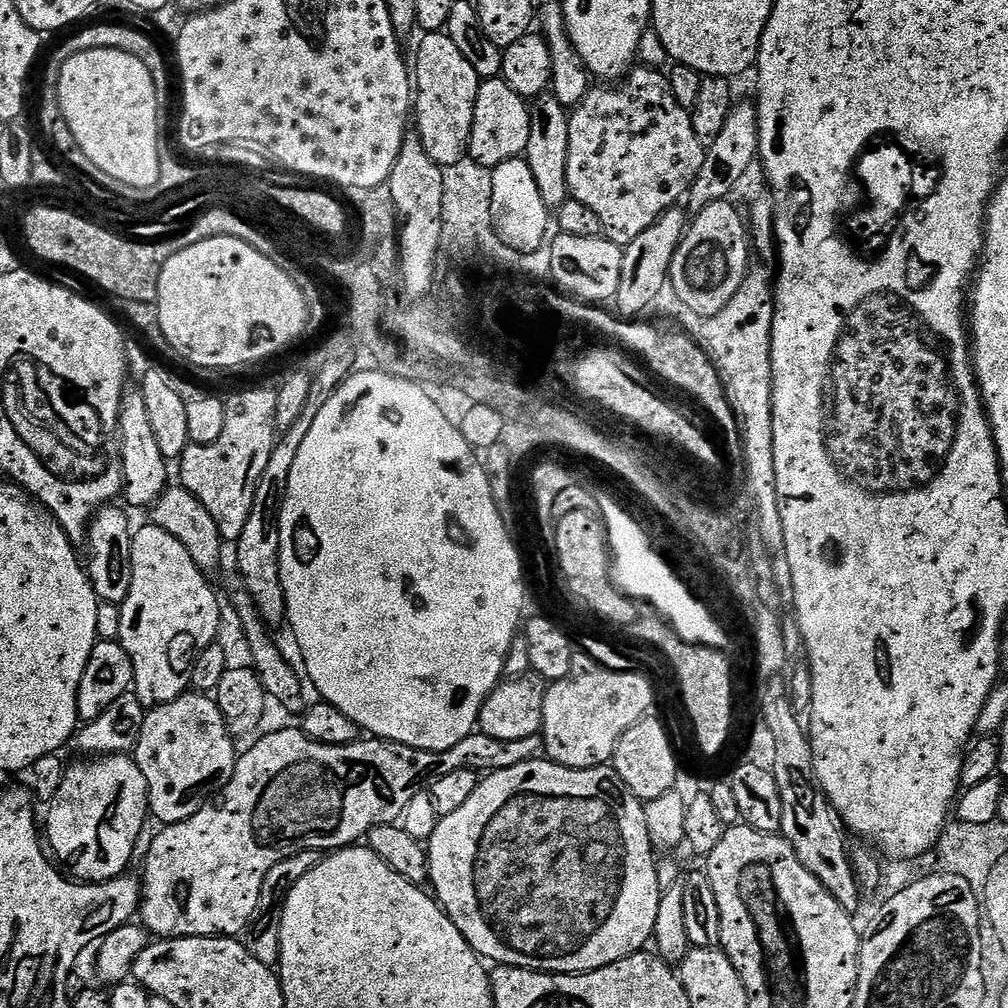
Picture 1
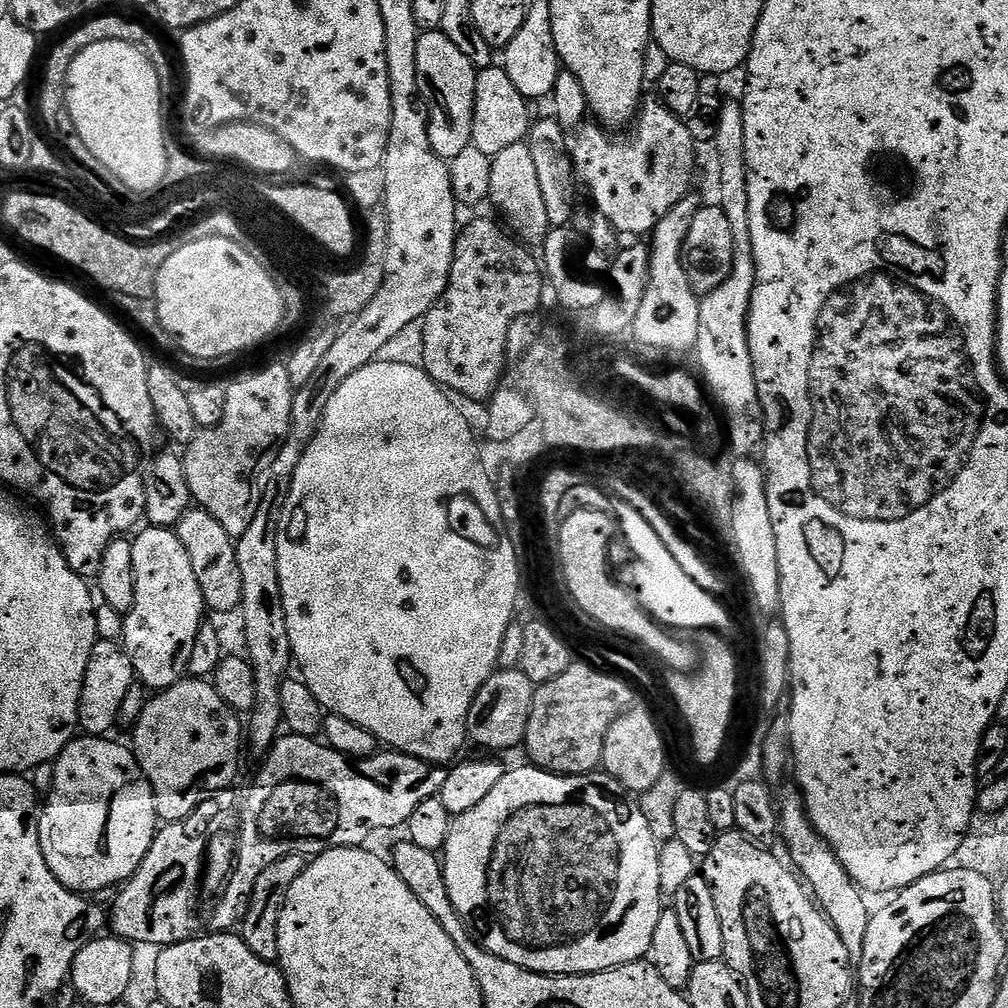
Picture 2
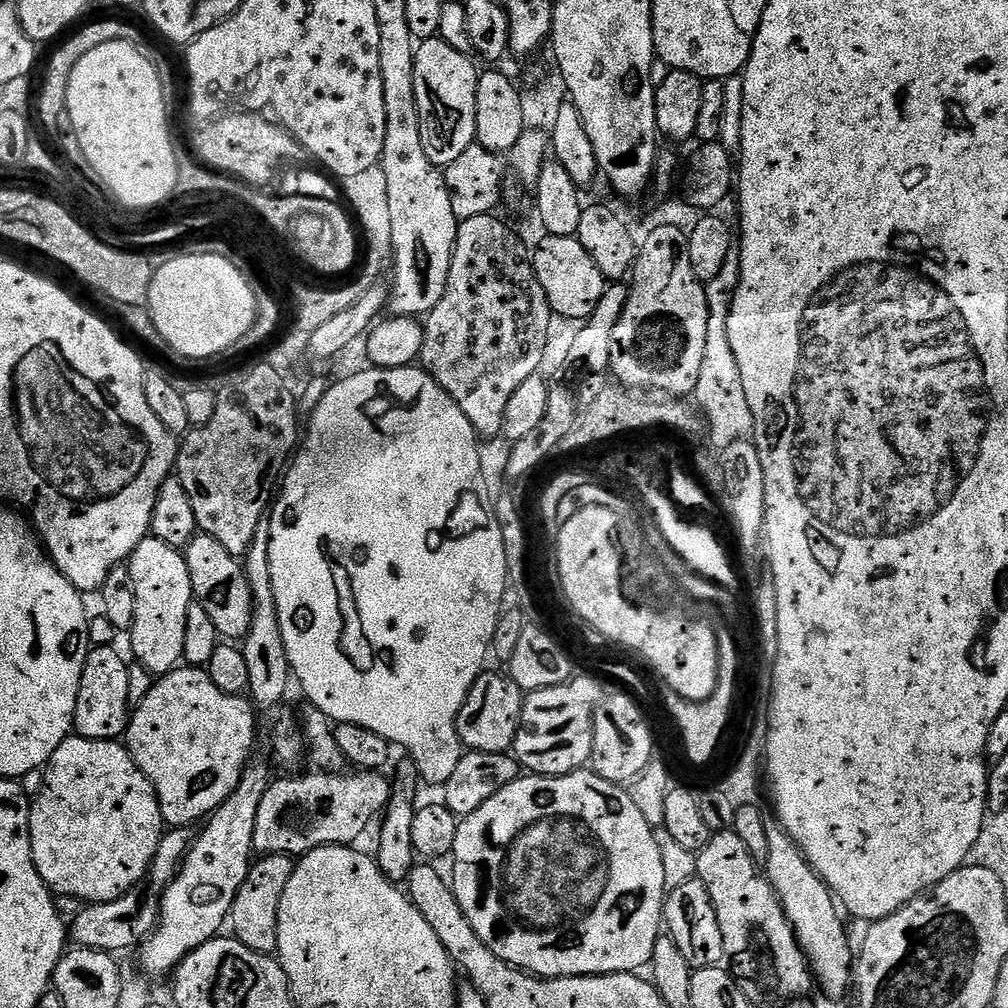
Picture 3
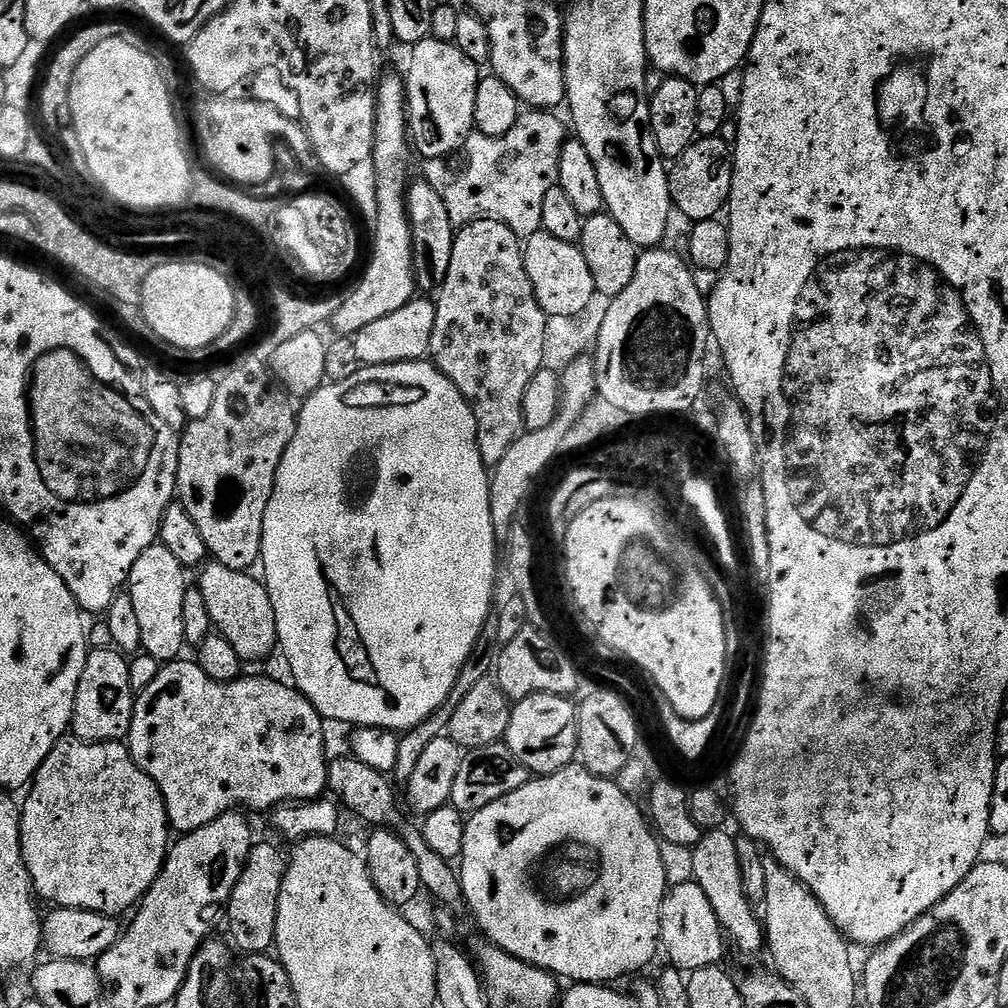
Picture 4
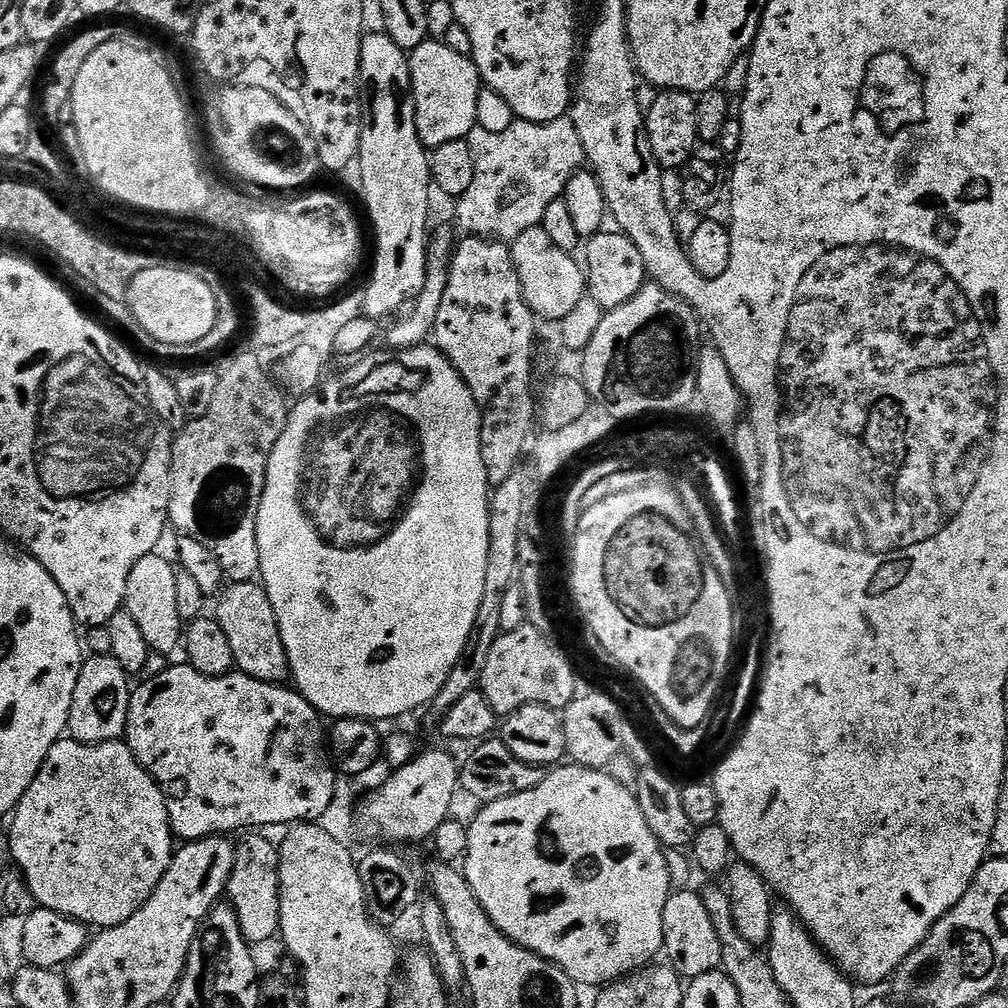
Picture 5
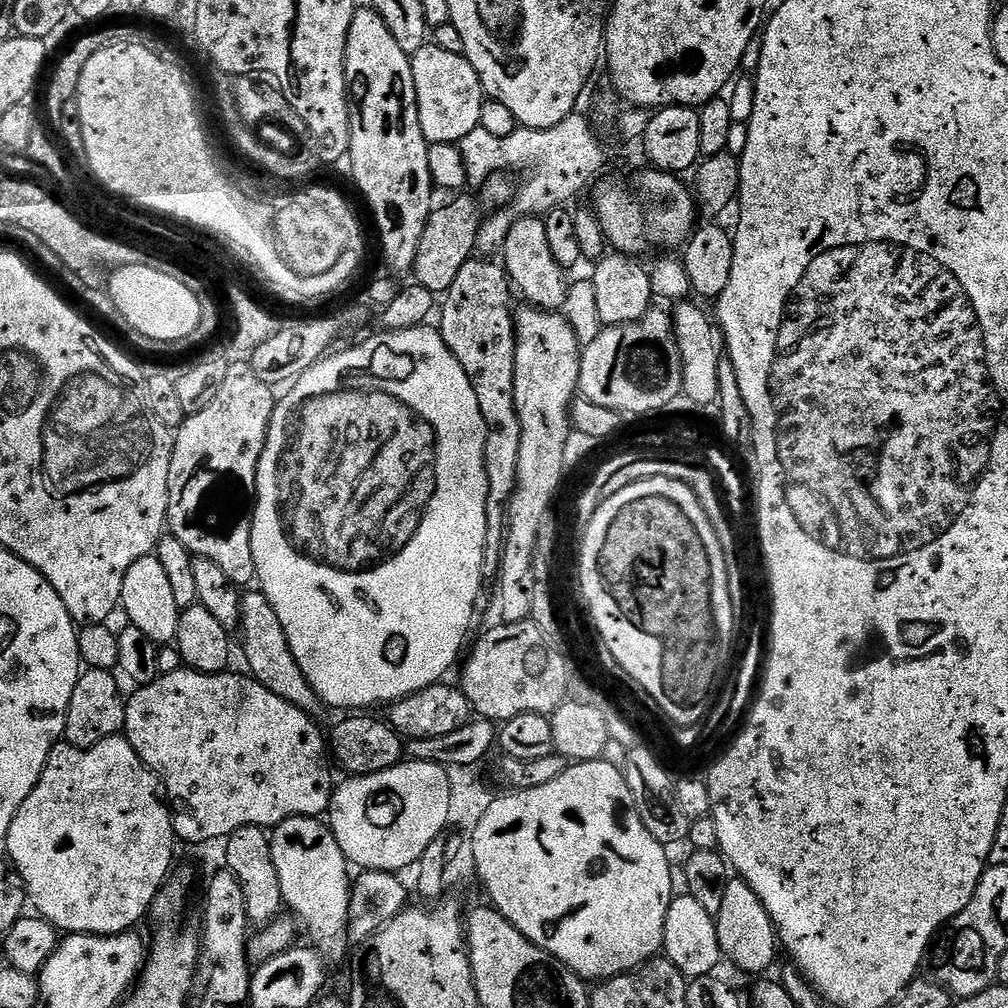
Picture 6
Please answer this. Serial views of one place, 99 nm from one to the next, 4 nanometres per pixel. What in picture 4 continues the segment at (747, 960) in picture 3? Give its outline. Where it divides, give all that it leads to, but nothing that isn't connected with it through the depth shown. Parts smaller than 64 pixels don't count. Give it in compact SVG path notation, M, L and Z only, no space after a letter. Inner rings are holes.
M717 830L703 833L696 847L692 849L694 860L693 881L702 886L702 894L710 898L710 906L714 906L714 914L718 918L720 927L724 929L727 939L736 943L736 948L746 955L752 956L755 952L762 953L766 948L765 925L758 912L752 908L753 901L744 895L742 886L742 870L738 862L736 849L737 837L731 836L728 830Z

